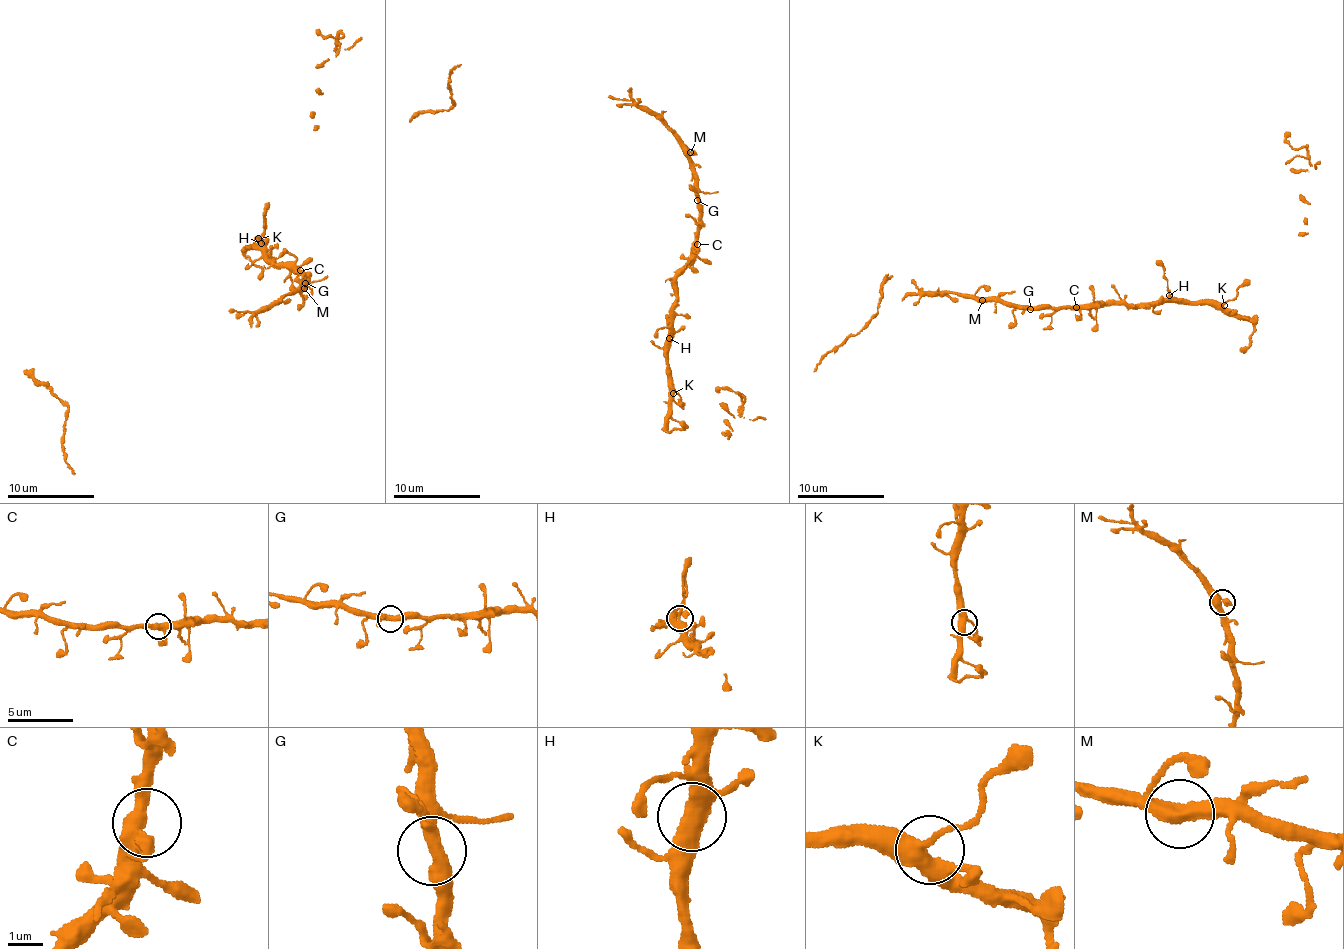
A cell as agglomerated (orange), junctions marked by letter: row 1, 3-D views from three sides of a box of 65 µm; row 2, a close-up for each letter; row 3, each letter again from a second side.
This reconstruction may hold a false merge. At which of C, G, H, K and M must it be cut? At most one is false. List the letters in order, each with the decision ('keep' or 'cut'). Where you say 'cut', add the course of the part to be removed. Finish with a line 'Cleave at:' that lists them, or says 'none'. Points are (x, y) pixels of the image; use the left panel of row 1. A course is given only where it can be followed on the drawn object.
C: keep
G: keep
H: cut; course (262, 243), (265, 209)
K: keep
M: keep
Cleave at: H

